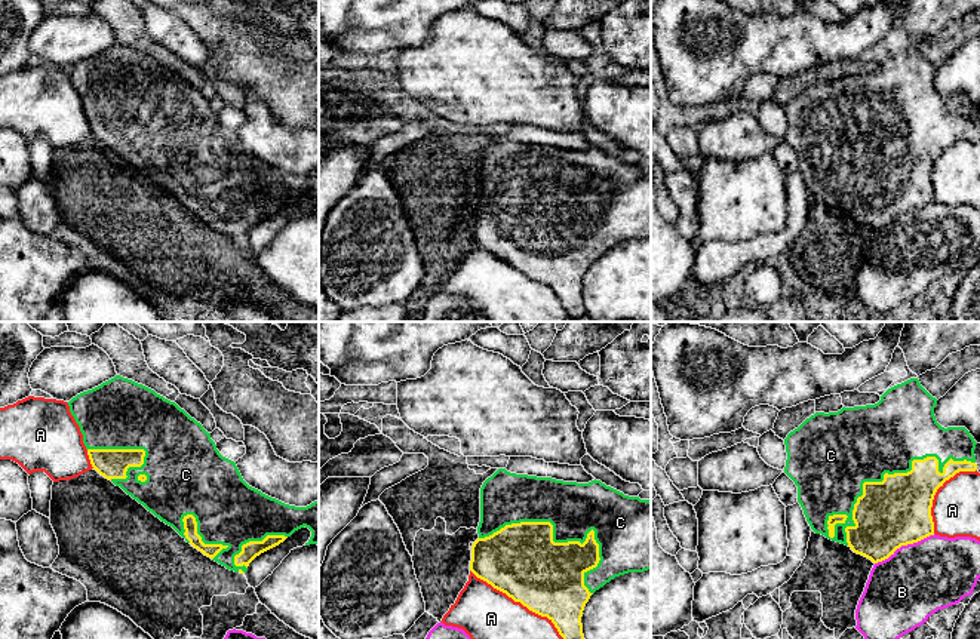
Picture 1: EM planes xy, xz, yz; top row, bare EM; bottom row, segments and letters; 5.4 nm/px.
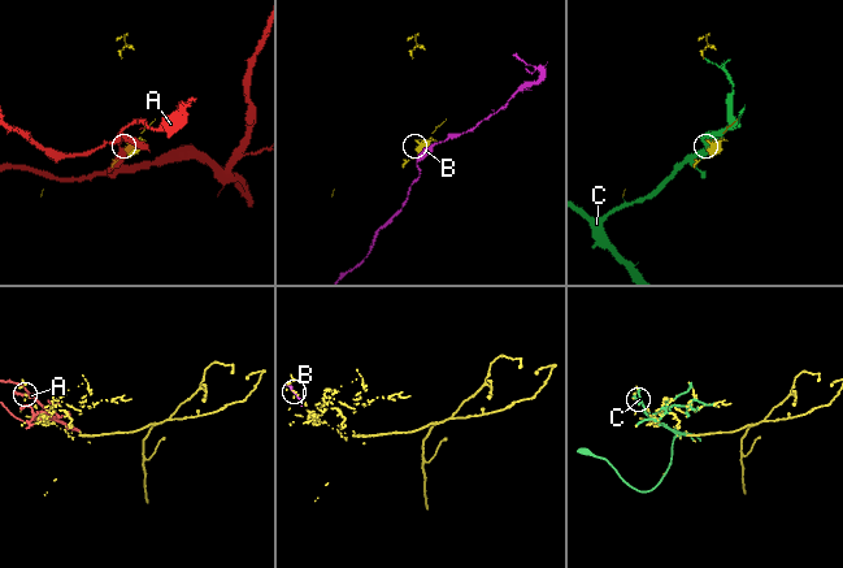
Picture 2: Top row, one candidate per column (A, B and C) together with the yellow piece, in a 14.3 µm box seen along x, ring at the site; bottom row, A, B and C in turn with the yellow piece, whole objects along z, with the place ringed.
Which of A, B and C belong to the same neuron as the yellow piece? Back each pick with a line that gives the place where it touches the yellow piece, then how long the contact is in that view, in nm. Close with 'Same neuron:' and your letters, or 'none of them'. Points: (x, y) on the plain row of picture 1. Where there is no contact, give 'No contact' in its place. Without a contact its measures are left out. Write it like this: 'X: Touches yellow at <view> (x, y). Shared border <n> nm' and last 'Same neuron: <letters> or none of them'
C: Touches yellow at yz (894, 141). Shared border 850 nm
Same neuron: C

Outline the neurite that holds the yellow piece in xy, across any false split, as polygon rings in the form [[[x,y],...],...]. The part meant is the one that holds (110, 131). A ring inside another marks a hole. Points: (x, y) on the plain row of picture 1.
[[[116,43],[67,71],[93,138],[227,237],[245,242],[256,224],[304,194],[311,199],[305,213],[319,213],[319,168],[295,175],[249,154],[236,130],[219,122],[211,101],[154,58]]]

